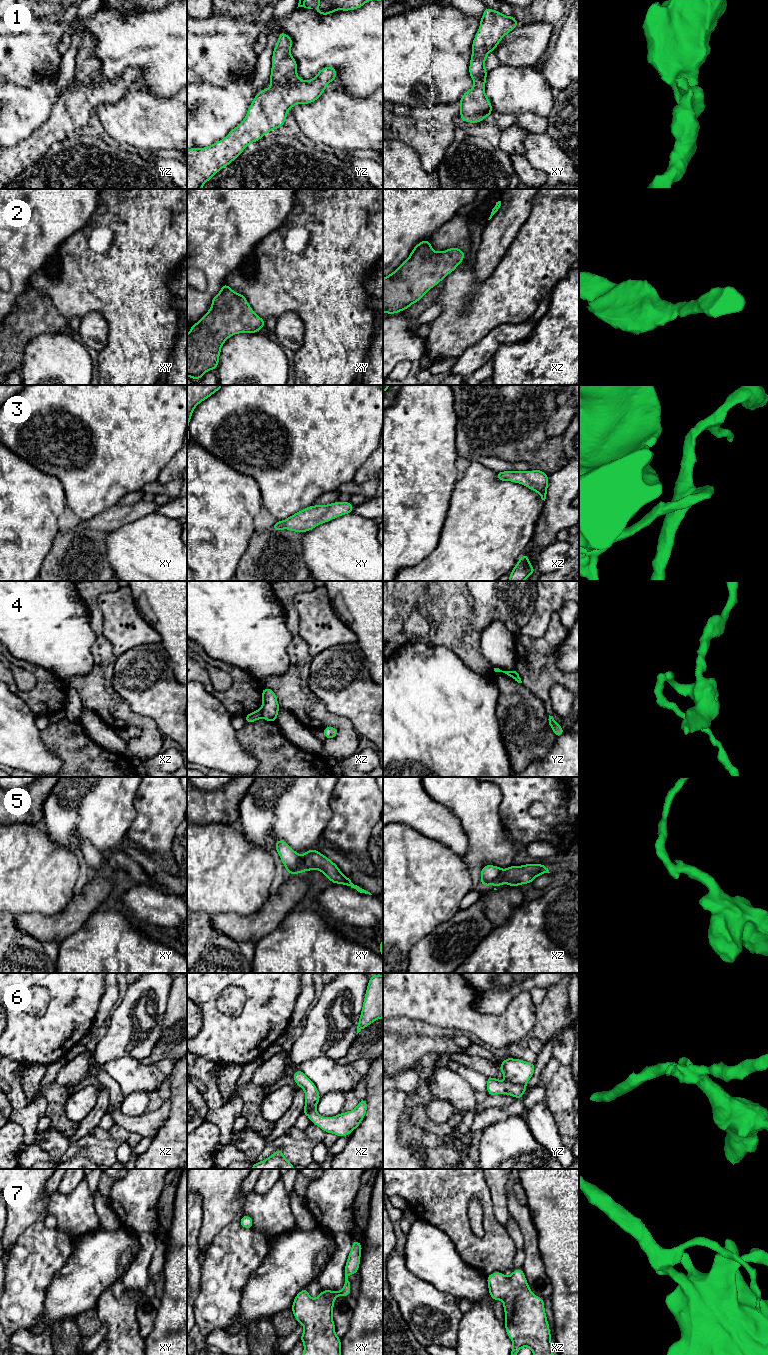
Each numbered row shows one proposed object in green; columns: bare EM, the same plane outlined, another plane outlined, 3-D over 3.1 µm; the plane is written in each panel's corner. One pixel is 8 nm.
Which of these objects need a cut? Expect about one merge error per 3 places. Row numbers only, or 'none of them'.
4, 5, 6

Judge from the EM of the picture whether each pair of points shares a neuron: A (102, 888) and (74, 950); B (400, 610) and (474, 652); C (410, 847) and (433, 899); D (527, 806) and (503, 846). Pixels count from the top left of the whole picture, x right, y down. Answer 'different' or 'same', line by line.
A: different
B: same
C: same
D: different

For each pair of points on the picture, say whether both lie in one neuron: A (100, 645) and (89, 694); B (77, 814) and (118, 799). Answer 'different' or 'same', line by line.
A: same
B: same

